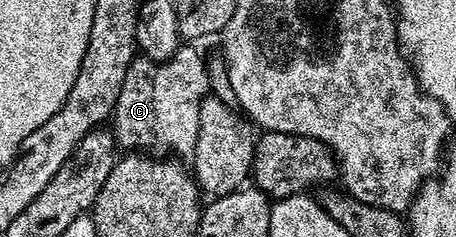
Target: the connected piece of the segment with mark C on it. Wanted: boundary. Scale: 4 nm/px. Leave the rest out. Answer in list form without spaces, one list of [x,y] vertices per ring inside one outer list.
[[[191,43],[180,44],[179,50],[167,61],[151,61],[139,55],[131,62],[113,114],[115,143],[120,150],[140,149],[151,155],[194,158],[197,127],[201,127],[201,103],[211,88],[207,61],[194,47]]]

